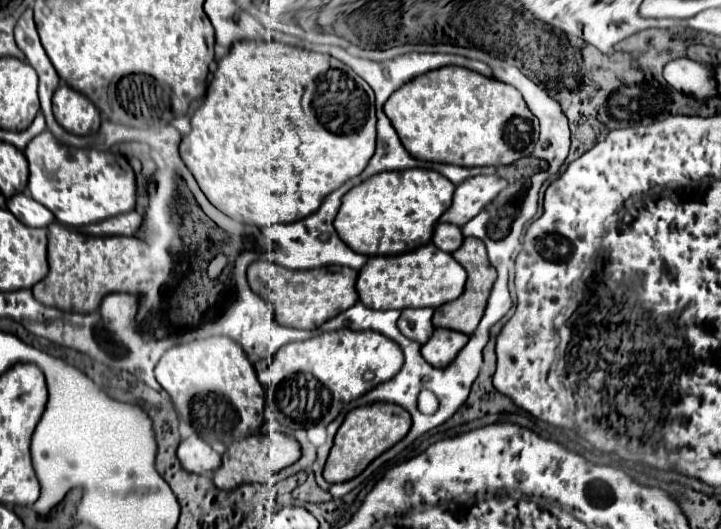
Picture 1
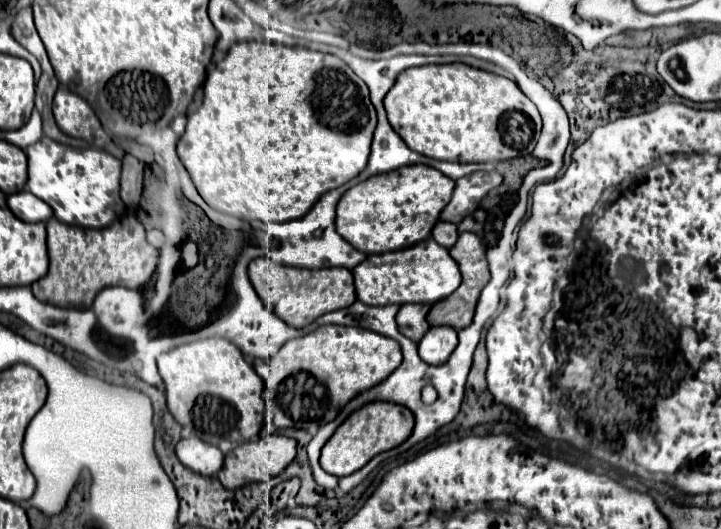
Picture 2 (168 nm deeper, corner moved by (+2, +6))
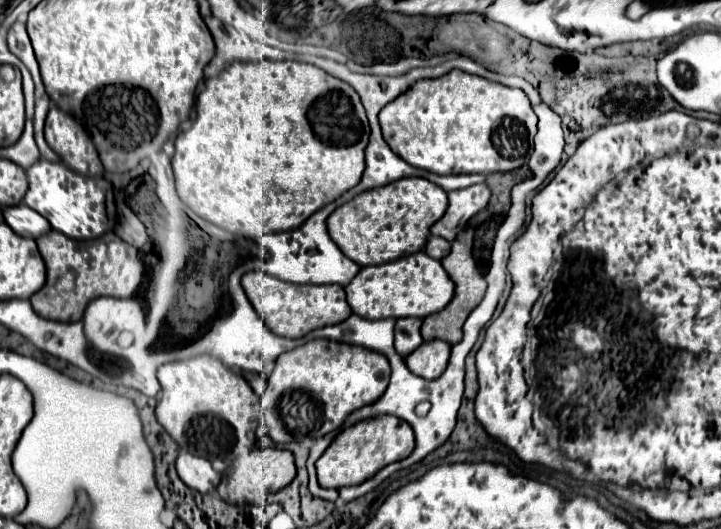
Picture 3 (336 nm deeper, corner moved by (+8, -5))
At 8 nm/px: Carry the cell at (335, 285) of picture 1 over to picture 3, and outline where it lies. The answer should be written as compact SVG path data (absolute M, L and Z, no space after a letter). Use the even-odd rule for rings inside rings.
M250 271L242 277L242 287L266 327L288 339L298 339L318 327L340 323L352 313L342 285L294 285L266 275L264 271Z

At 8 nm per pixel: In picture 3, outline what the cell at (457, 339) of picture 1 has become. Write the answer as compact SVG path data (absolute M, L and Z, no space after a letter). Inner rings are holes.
M426 341L422 347L406 357L408 369L424 379L438 379L450 359L450 345L446 341Z

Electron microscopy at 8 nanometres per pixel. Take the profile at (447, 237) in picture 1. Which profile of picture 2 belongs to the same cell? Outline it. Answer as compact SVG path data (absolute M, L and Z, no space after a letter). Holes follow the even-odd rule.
M440 220L432 230L432 238L444 248L452 248L456 244L456 240L458 240L458 228L452 222L442 222Z

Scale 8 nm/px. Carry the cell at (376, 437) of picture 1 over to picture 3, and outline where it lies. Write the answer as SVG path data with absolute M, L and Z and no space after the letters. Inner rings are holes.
M372 417L360 421L352 427L346 427L332 445L324 451L324 455L316 461L318 483L324 489L340 489L346 485L358 485L372 477L382 467L408 457L414 449L414 433L406 421L398 417Z

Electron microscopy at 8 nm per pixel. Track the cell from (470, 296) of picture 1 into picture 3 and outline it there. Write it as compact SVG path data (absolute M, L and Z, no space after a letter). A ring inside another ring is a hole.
M471 227L460 231L456 235L456 239L452 241L450 255L442 259L442 265L444 265L446 273L456 283L456 291L454 291L454 299L442 311L438 311L438 315L428 315L424 319L424 323L422 323L422 337L424 337L424 341L442 339L442 341L446 341L450 345L458 343L462 339L462 325L464 325L464 321L468 319L472 309L482 301L482 297L486 293L486 281L484 281L482 273L478 271L478 267L474 263L474 257L472 257L472 237L474 237L474 234L474 229Z

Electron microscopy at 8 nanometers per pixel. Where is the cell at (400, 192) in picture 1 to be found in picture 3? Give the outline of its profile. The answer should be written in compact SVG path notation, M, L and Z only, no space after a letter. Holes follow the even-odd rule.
M406 177L378 189L368 189L338 207L328 217L328 233L354 263L362 267L380 265L424 249L430 227L444 215L446 207L448 197L444 189L422 177Z

